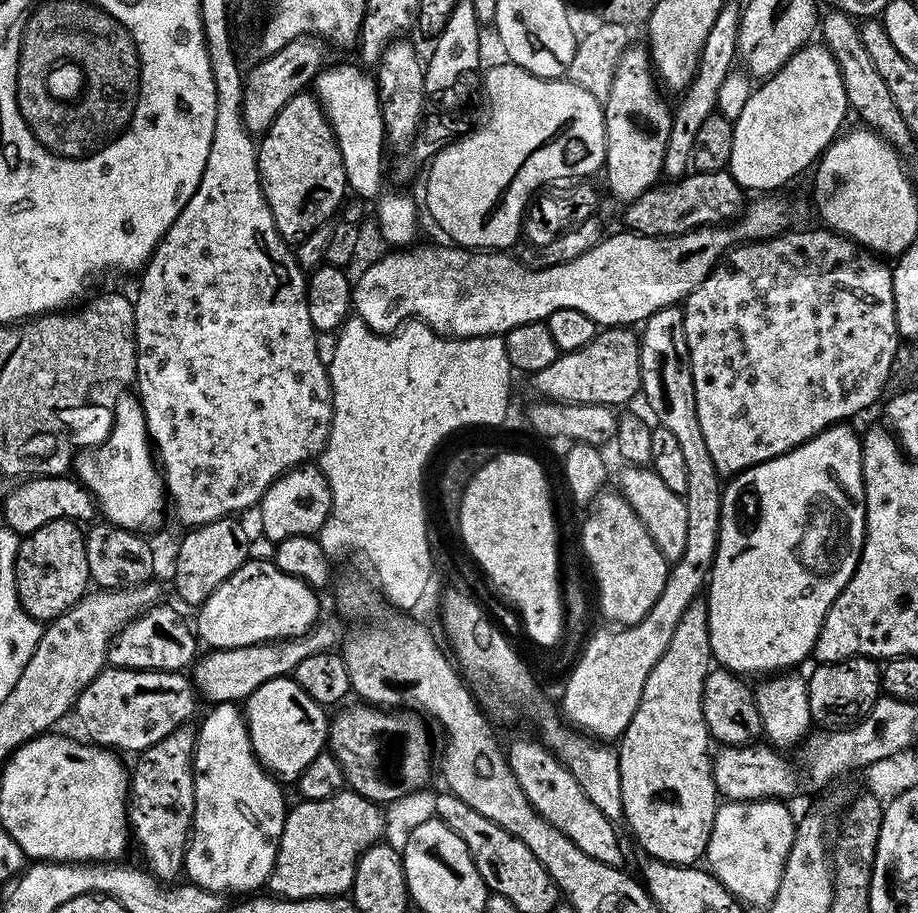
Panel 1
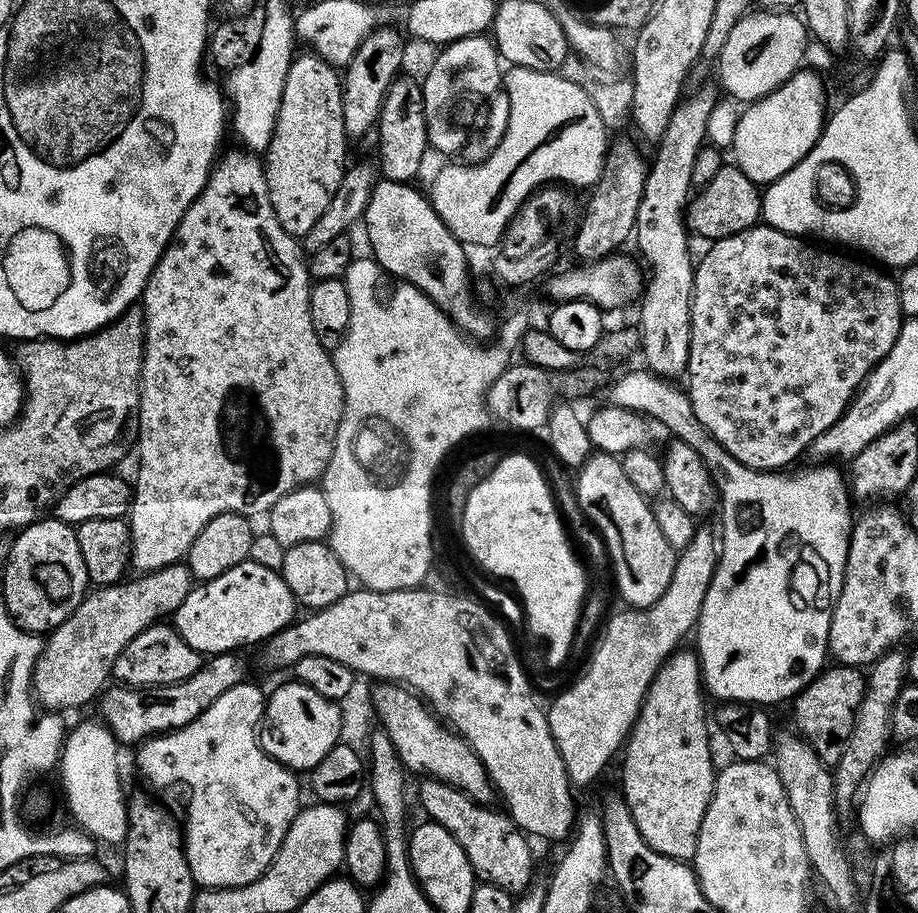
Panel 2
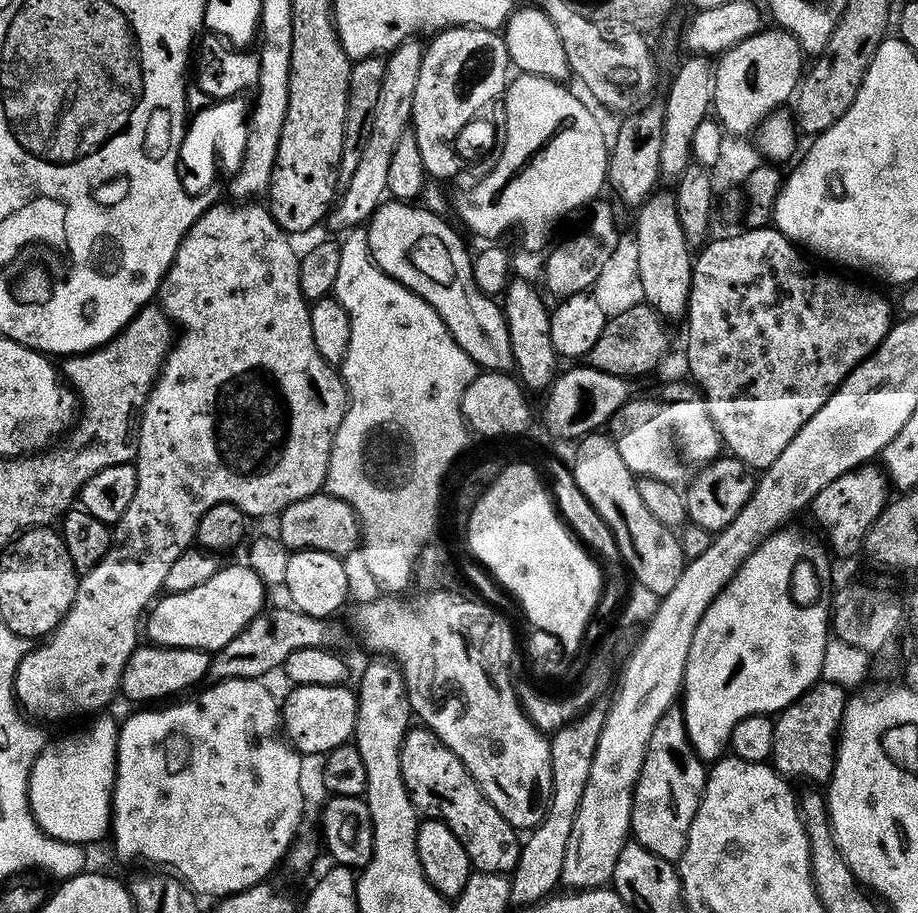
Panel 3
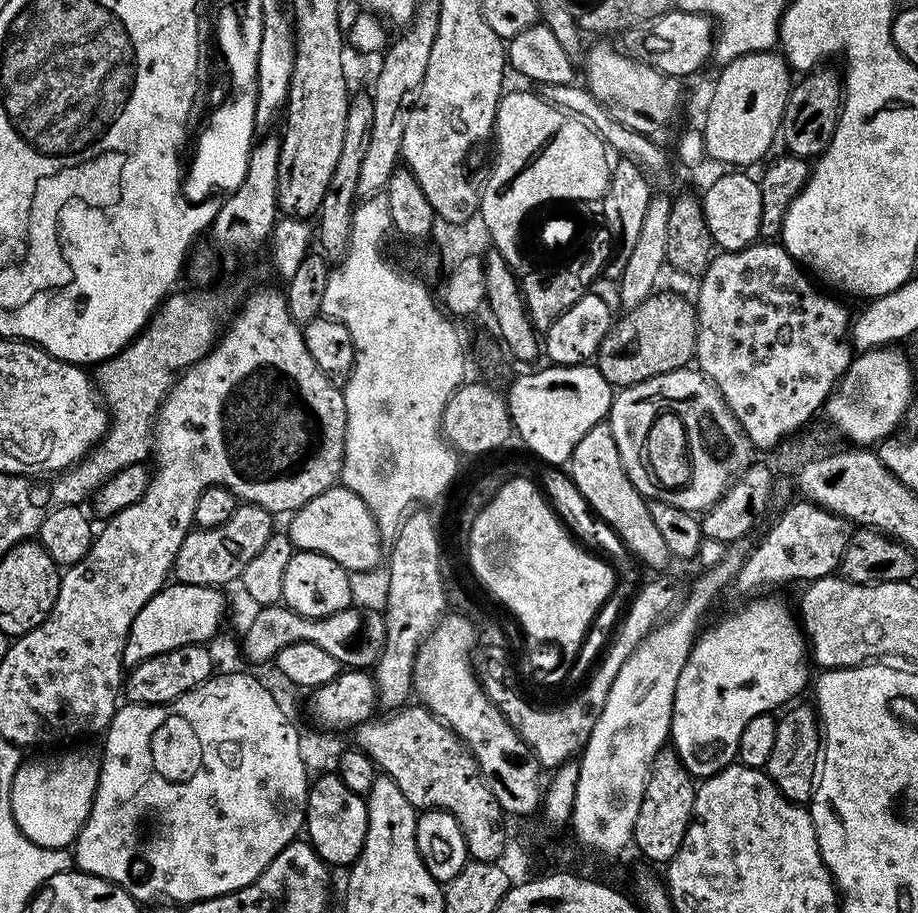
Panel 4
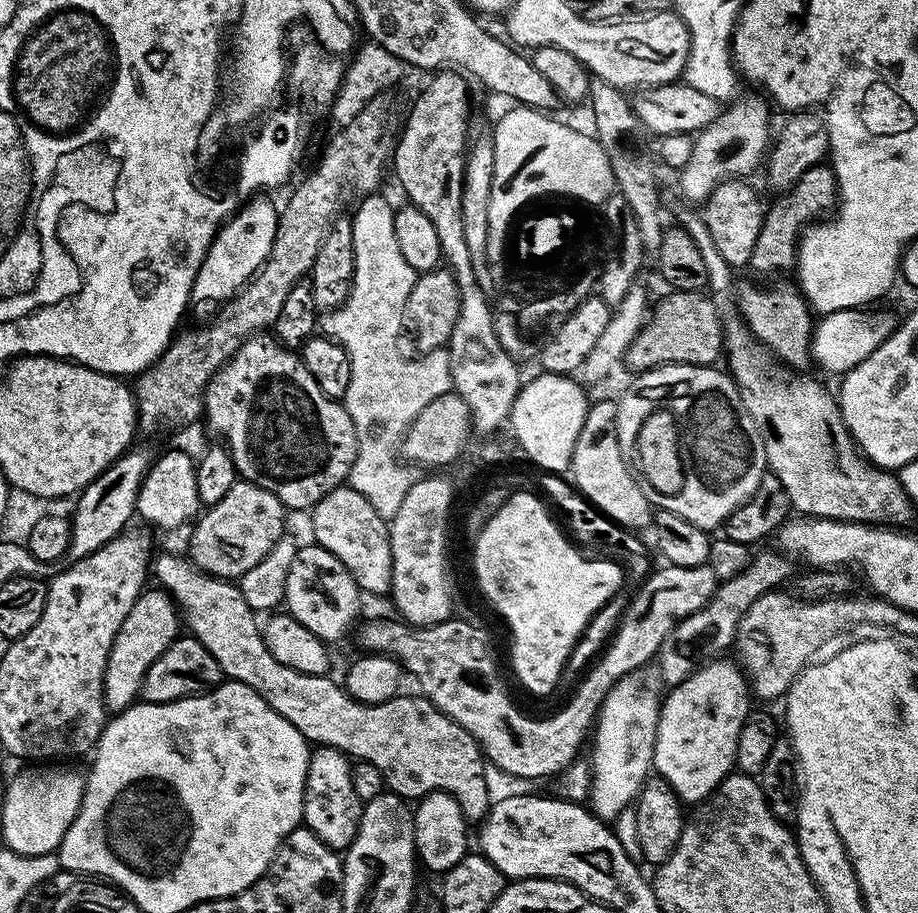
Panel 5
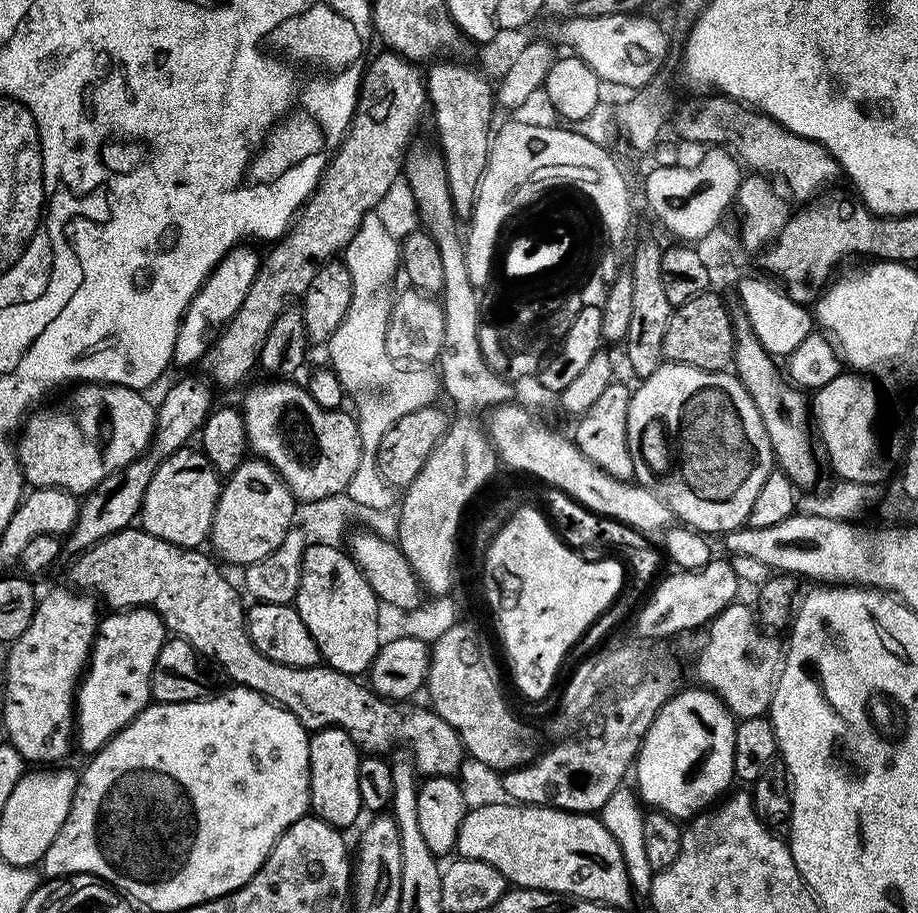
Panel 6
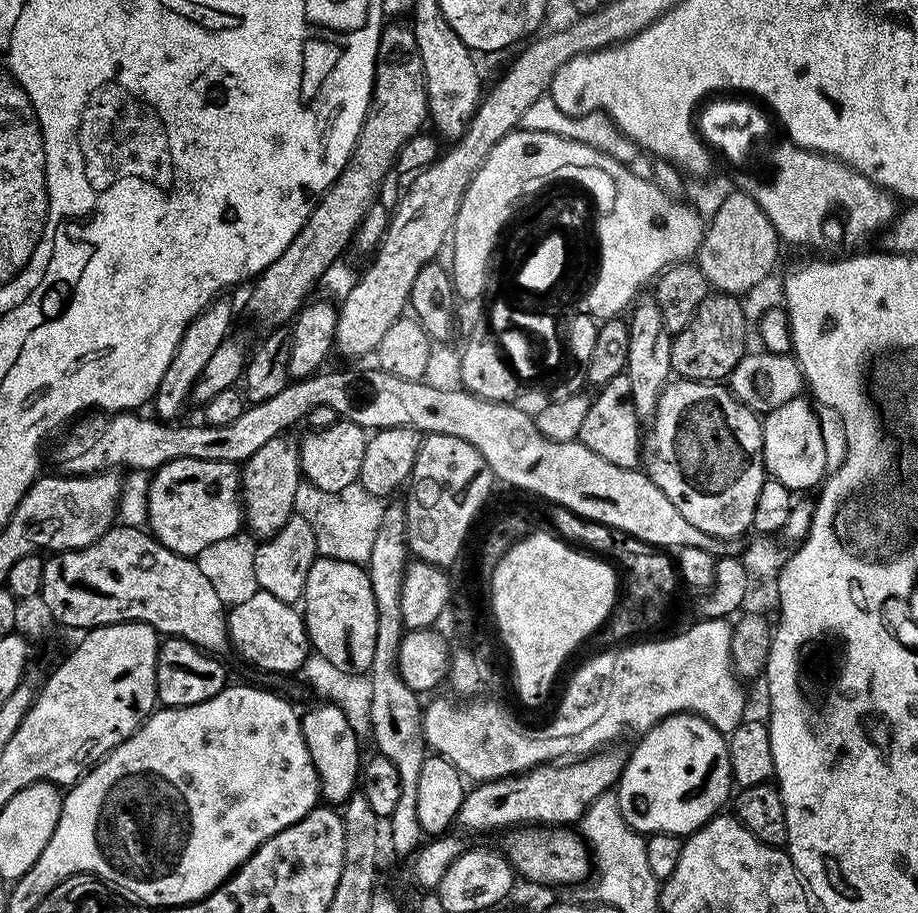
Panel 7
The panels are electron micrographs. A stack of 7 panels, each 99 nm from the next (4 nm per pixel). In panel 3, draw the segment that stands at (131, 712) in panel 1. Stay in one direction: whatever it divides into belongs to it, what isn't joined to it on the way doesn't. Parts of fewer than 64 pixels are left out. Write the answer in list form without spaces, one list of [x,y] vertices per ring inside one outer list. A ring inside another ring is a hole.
[[[265,607],[243,628],[226,646],[222,646],[211,657],[210,676],[218,680],[260,680],[267,672],[283,669],[286,658],[294,654],[294,650],[303,648],[339,649],[344,640],[344,628],[339,619],[327,616],[311,616],[300,612],[297,608]]]

